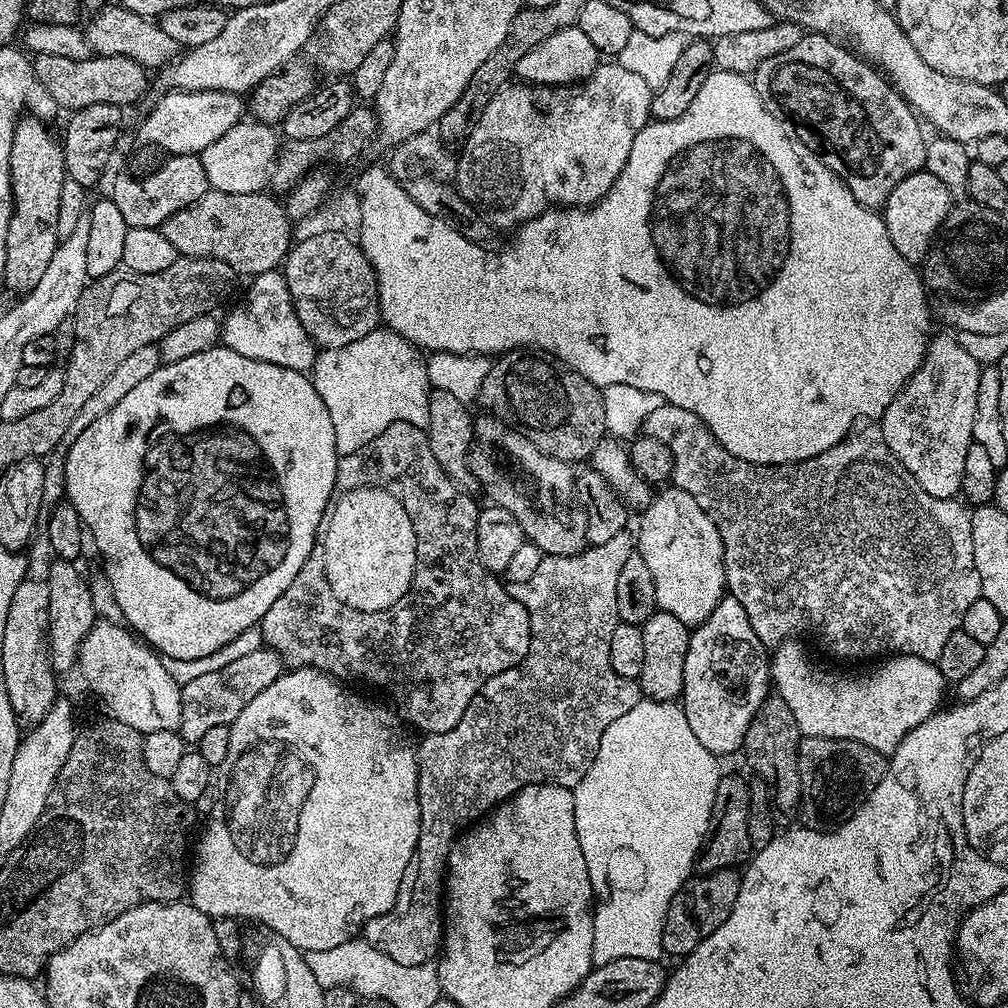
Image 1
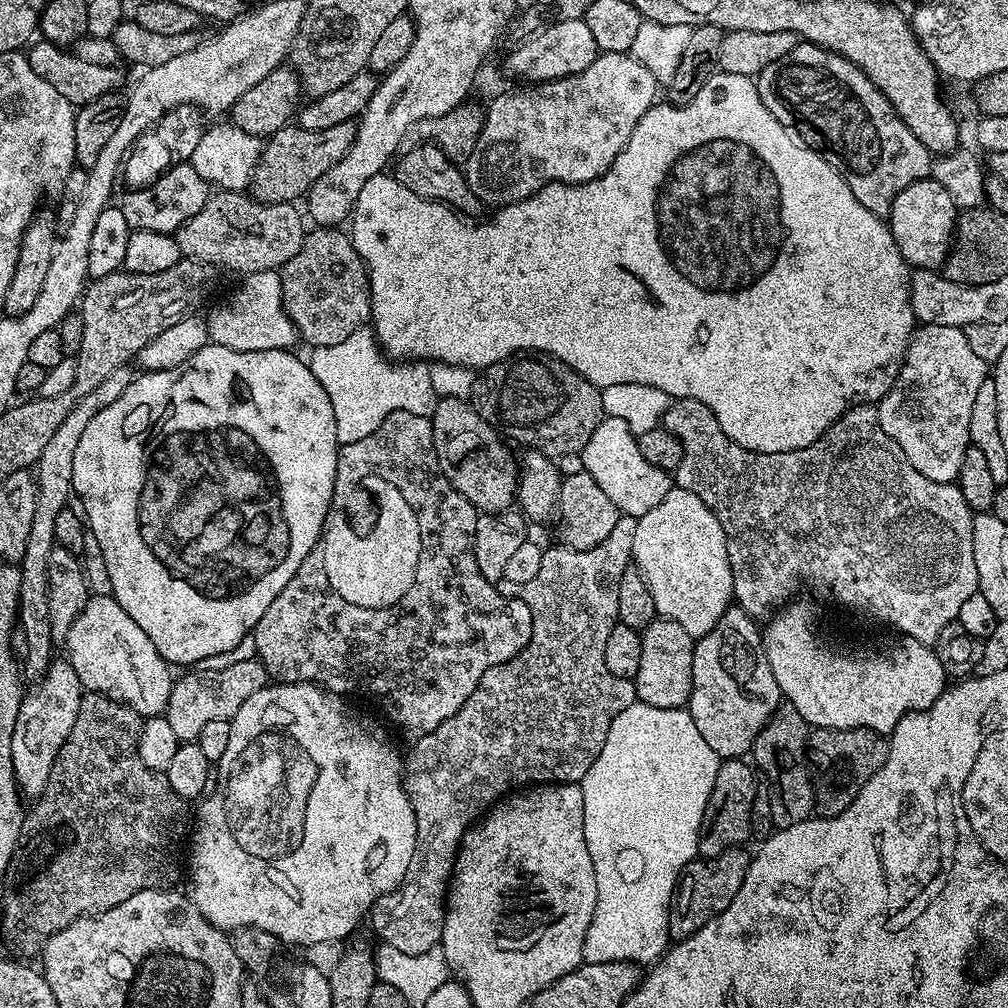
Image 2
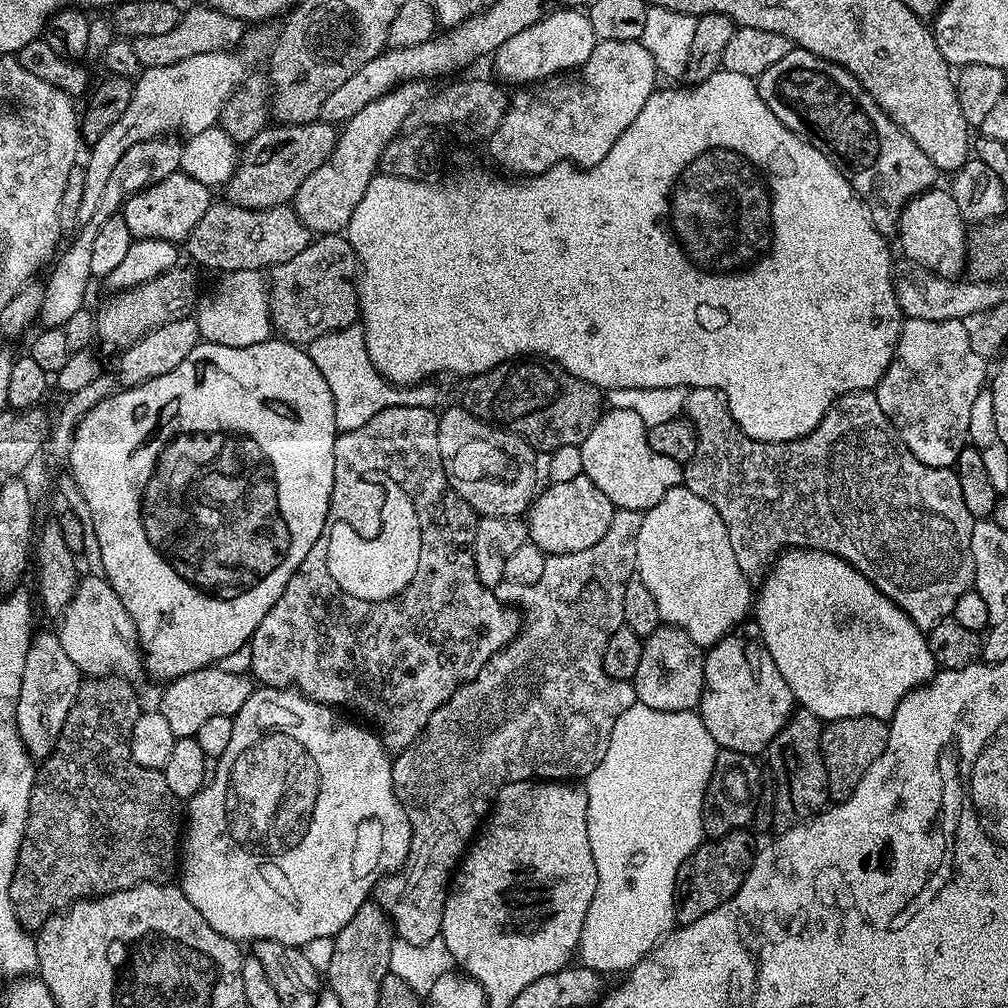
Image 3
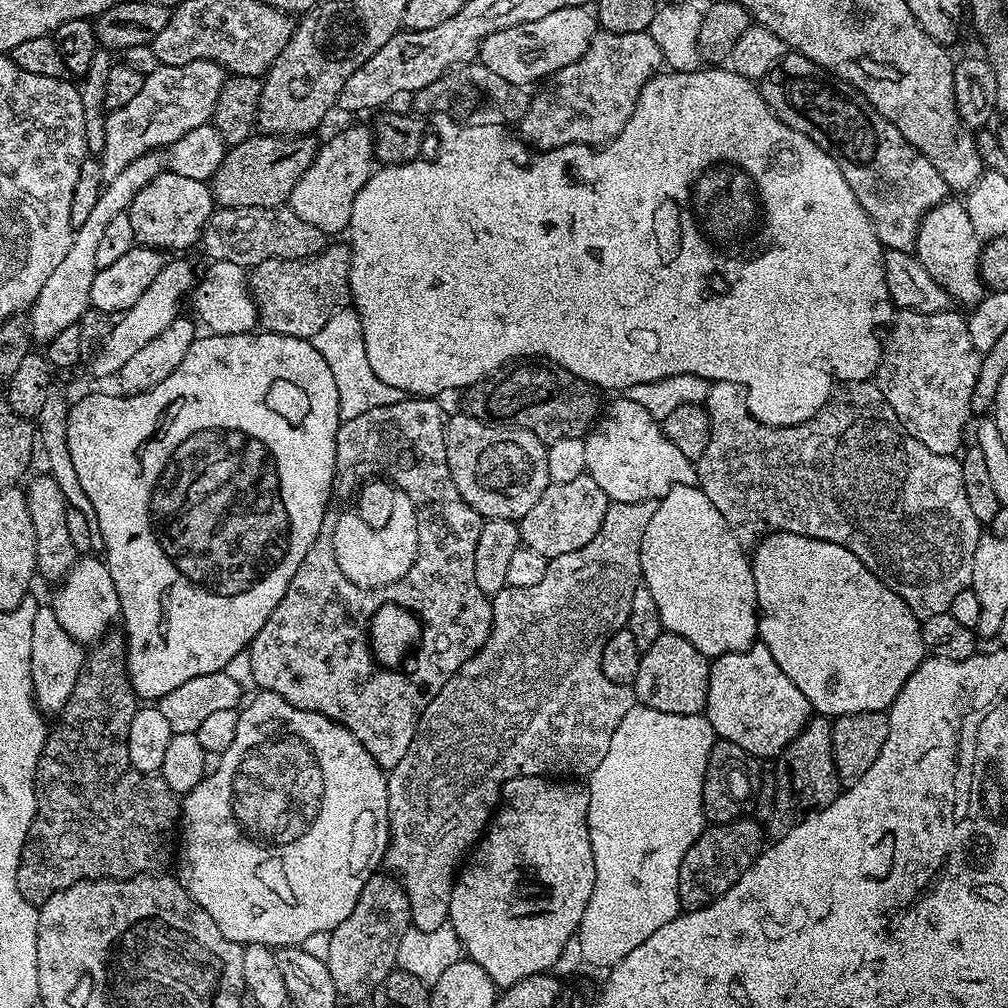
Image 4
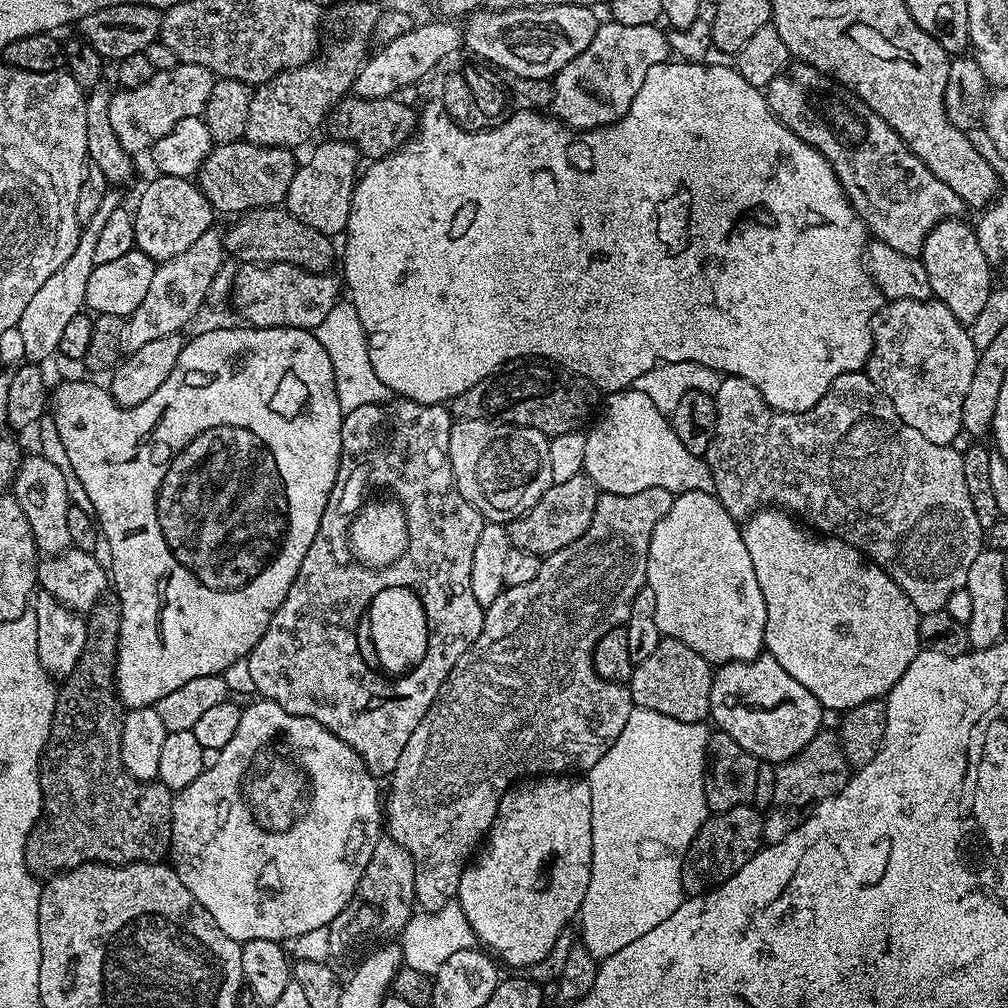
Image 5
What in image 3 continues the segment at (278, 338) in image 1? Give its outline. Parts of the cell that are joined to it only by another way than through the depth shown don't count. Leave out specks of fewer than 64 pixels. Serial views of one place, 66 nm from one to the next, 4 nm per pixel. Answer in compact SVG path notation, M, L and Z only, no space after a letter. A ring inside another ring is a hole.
M234 270L223 273L219 278L221 280L217 282L216 289L209 296L201 295L194 309L201 341L218 346L254 346L273 339L272 315L268 305L270 284L265 273L260 270Z

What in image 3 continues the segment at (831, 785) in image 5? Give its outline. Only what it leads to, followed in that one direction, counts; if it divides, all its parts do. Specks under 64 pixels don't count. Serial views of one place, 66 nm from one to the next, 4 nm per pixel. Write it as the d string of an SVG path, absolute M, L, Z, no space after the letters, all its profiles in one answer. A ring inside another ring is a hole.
M797 707L784 729L775 736L766 749L772 759L772 772L776 775L774 787L774 826L786 827L800 824L821 811L829 803L828 775L820 753L820 730L822 721L810 710Z

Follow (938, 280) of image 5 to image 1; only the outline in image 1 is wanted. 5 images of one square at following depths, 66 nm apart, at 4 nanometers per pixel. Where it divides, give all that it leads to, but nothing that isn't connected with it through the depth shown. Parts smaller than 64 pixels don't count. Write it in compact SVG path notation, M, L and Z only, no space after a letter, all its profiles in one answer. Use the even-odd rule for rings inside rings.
M921 170L902 178L902 182L898 182L894 190L890 190L890 198L886 198L882 209L886 234L890 234L894 250L913 262L923 258L931 248L933 239L953 203L954 194L946 190L944 183L934 178L934 174Z

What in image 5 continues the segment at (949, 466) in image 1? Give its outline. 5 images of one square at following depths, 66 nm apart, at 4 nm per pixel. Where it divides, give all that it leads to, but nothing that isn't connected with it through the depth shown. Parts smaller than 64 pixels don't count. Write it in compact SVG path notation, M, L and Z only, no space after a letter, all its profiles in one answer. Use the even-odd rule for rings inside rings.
M902 298L901 300L887 301L883 305L878 318L872 321L872 353L868 359L866 371L868 377L874 382L874 386L878 386L878 390L882 390L882 394L892 403L894 410L902 418L902 422L906 422L906 426L914 426L914 430L918 430L918 434L924 435L928 441L935 444L952 444L955 441L955 436L961 435L962 432L962 402L966 402L966 390L970 390L970 382L974 379L977 355L971 331L965 325L957 322L954 314L950 314L950 310L946 310L946 306L941 300L935 298L930 300Z

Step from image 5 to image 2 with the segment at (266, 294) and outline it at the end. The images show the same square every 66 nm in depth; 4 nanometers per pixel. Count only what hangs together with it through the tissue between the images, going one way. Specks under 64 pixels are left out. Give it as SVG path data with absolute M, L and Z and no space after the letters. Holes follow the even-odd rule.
M313 227L304 237L302 250L290 258L284 267L279 269L282 282L282 302L286 314L292 319L299 339L312 348L336 346L345 338L350 338L354 330L365 327L372 319L372 295L368 285L368 267L352 244L351 235L339 227Z

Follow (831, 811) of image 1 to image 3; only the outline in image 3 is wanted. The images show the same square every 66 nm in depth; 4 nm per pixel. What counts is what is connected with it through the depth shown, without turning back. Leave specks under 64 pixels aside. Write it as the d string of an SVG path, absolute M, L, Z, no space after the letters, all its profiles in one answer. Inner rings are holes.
M842 718L827 721L820 730L820 753L828 775L828 795L839 802L854 794L854 786L862 782L862 774L882 758L888 741L888 724L878 718Z

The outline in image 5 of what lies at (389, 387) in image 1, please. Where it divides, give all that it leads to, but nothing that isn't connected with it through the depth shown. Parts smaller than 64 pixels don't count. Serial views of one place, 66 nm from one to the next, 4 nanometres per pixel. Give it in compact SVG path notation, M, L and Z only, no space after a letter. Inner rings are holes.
M351 299L337 300L334 310L318 322L314 331L330 357L330 366L334 366L334 382L341 412L358 410L358 406L384 404L393 399L394 393L388 389L386 382L382 382L382 378L378 378L378 374L374 374L374 366L370 366L368 339L362 330L362 322L358 322L358 310L354 310Z

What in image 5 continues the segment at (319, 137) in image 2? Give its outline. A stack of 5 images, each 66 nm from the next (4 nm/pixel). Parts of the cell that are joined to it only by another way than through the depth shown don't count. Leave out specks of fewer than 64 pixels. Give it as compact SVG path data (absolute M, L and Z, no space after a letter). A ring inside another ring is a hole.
M245 139L217 144L194 180L217 213L247 214L257 208L280 206L287 201L290 182L294 182L298 167L298 160L292 156L295 155L291 148L267 148Z

